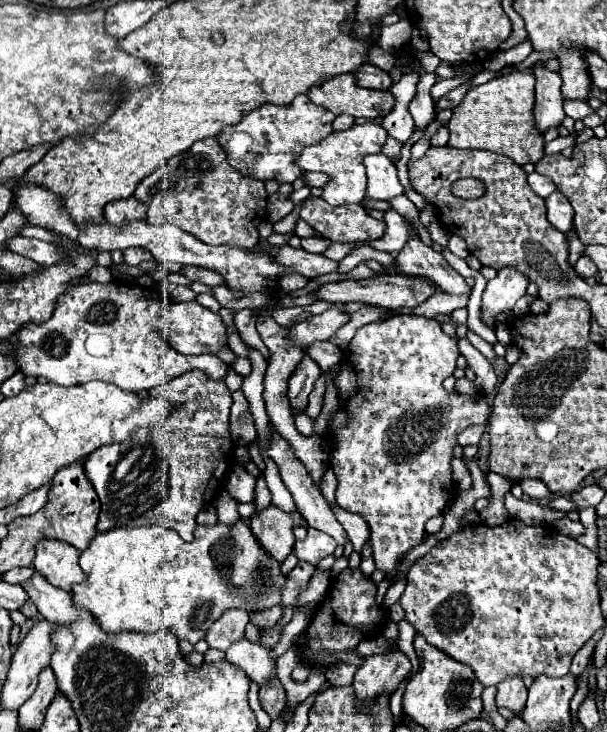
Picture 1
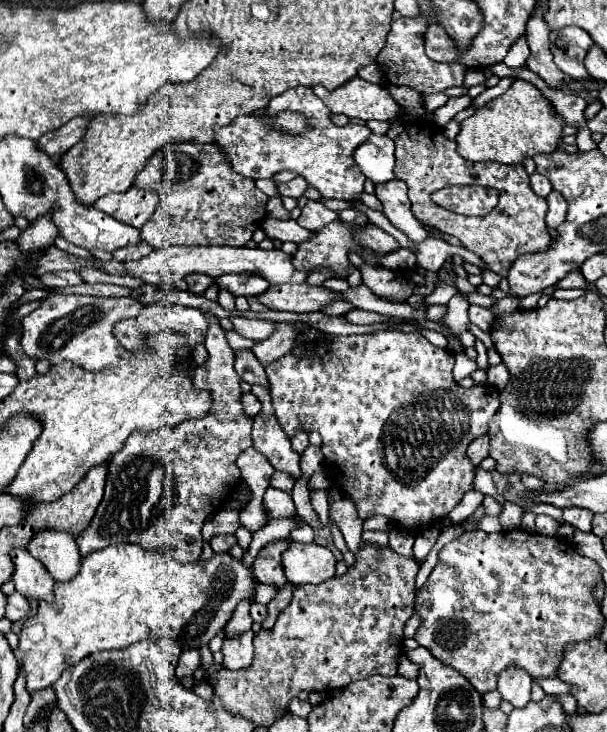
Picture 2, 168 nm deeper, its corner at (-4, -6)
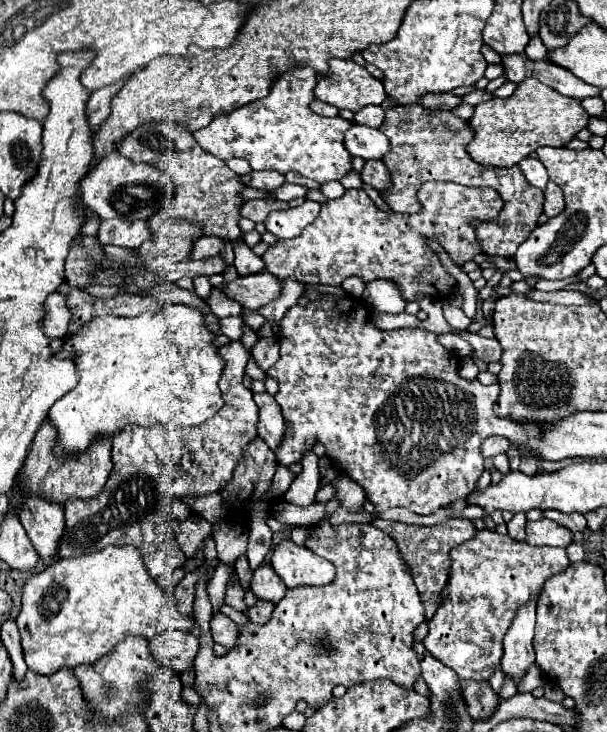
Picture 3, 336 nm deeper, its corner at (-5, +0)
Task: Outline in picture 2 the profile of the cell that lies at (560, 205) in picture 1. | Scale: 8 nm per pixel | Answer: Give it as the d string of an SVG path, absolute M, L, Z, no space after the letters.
M552 190L548 196L546 196L546 202L548 202L548 212L546 212L546 226L550 230L556 230L560 226L560 222L566 220L566 200L556 192Z

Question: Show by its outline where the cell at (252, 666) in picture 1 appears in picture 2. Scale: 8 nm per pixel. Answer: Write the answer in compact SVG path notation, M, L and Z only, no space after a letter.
M248 630L244 634L238 634L234 638L224 640L222 654L224 654L224 666L226 668L240 670L240 668L252 664L252 656L254 656L252 638L254 638L254 632Z

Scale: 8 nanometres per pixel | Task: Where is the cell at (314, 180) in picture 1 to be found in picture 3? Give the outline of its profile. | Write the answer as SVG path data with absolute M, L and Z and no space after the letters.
M269 170L269 172L251 172L249 176L241 176L241 178L251 188L265 190L265 192L273 192L273 190L277 190L277 188L281 188L285 184L285 176L281 172L275 172L275 170Z

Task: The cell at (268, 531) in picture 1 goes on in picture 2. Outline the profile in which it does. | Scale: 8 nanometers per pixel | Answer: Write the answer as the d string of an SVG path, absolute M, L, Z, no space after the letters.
M276 540L260 550L252 566L252 574L256 574L256 580L260 584L270 584L276 588L282 588L286 584L282 562L280 562L280 556L286 548L288 548L288 540Z

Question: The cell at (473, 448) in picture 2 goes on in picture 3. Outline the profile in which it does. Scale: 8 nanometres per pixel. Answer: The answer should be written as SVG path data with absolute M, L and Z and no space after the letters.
M487 436L481 444L481 454L483 458L493 458L497 454L503 454L509 448L509 440L503 436Z

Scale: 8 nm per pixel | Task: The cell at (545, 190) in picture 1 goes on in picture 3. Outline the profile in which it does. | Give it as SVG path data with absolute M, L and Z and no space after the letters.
M525 158L519 162L519 166L521 166L521 172L525 174L525 178L531 186L541 188L541 190L545 188L545 184L549 182L549 176L547 176L545 166L537 158Z

